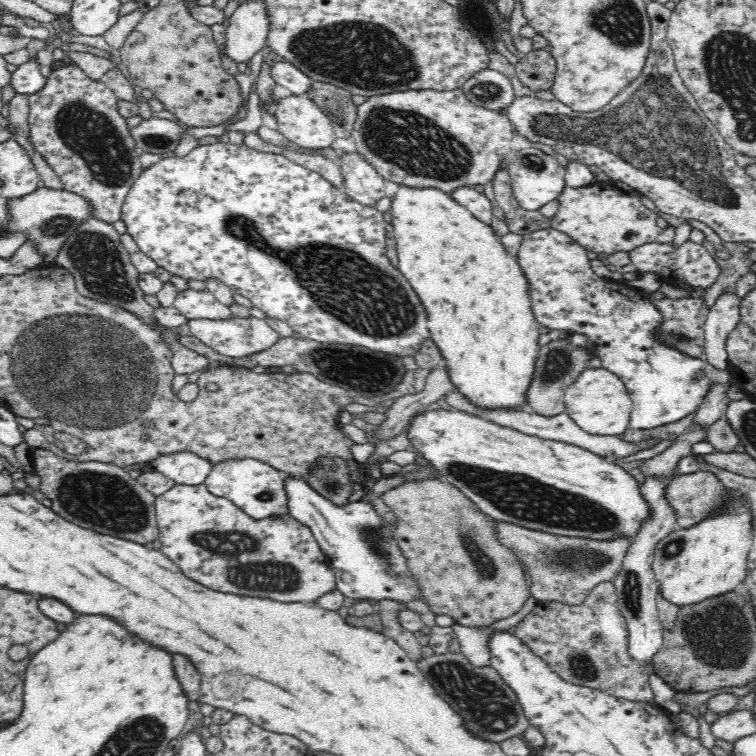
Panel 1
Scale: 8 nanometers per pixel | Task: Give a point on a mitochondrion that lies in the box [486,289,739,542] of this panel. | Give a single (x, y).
(557, 366)

